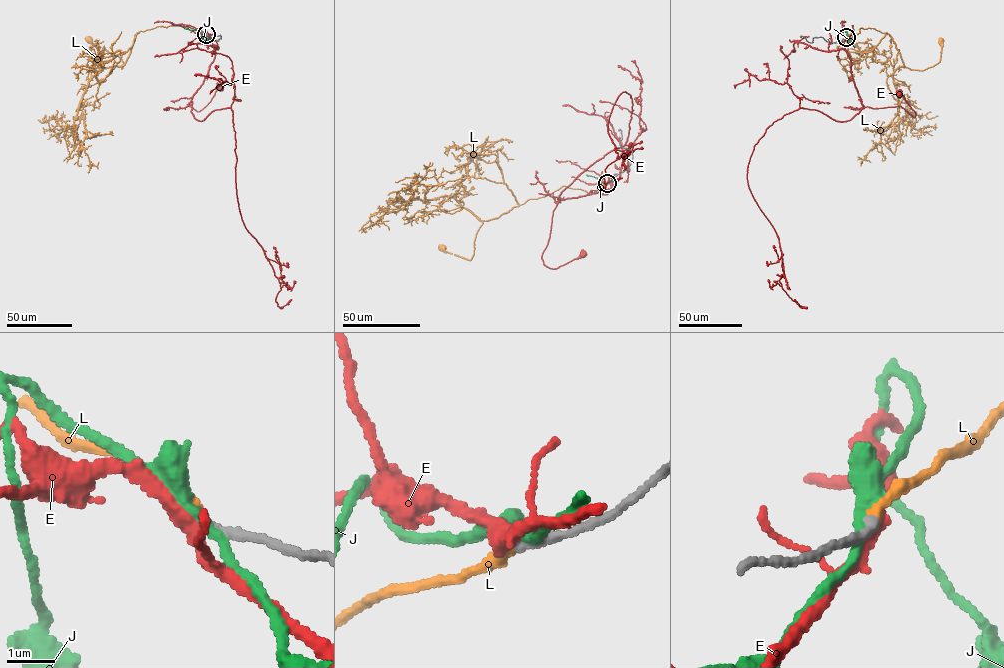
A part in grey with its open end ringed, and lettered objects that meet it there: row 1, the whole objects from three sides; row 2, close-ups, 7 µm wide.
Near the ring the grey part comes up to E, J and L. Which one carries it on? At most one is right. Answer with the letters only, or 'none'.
L

